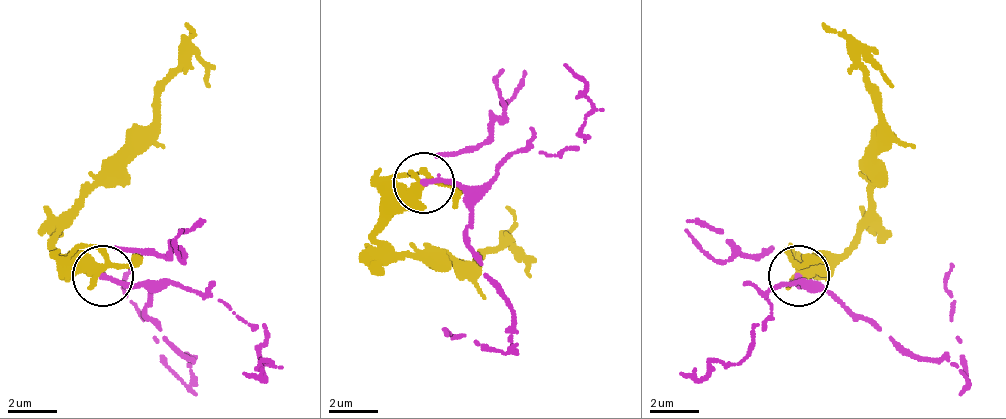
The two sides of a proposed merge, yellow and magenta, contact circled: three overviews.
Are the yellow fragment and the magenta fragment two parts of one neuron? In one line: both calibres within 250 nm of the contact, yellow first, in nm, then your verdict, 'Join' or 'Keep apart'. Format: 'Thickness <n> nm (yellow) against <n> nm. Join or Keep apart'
Thickness 320 nm (yellow) against 140 nm. Keep apart

